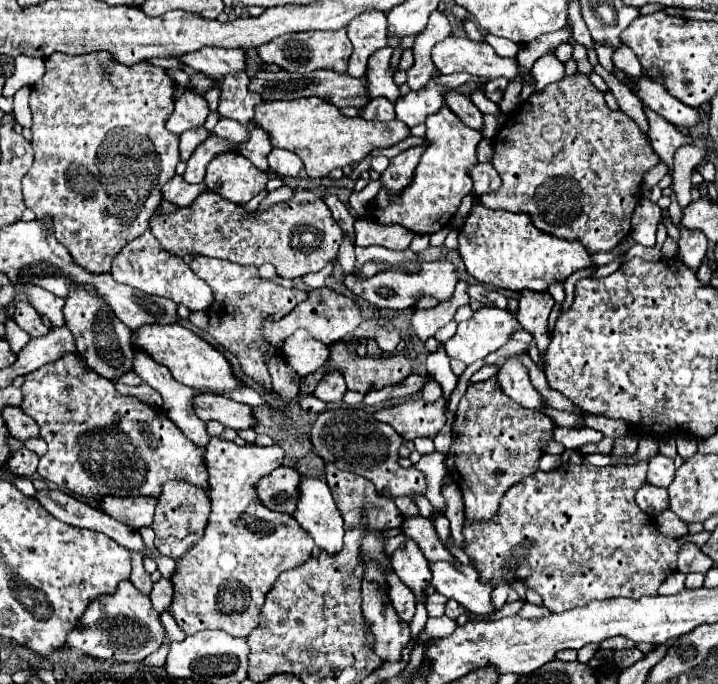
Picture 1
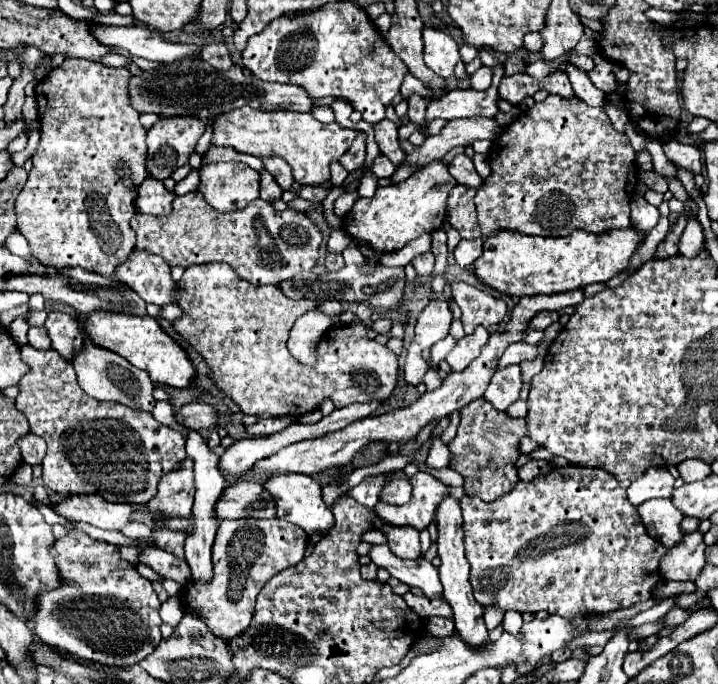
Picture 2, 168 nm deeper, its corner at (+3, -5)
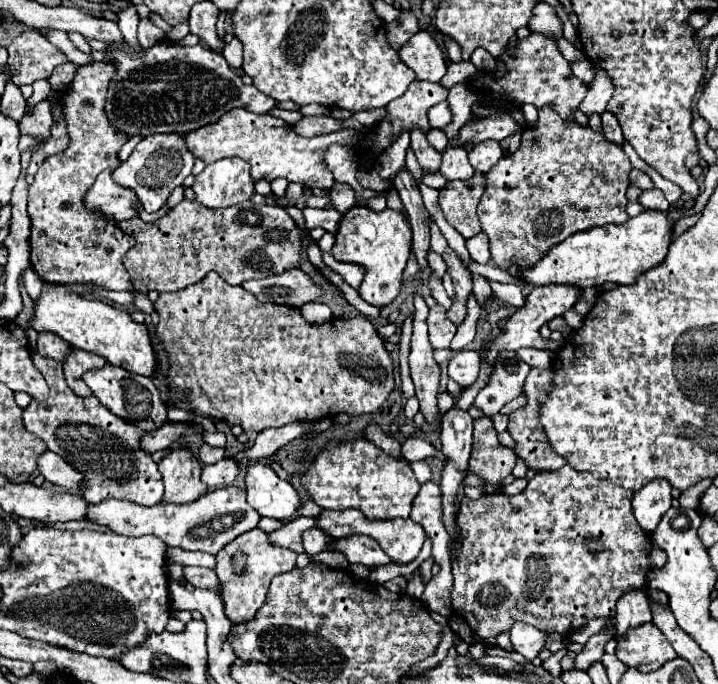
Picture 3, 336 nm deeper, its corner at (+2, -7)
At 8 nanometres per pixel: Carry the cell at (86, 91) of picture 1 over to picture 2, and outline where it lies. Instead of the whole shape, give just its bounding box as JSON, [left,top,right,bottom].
[16,59,148,277]

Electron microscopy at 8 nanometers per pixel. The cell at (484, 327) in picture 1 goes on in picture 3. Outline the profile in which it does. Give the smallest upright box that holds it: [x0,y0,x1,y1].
[447,351,479,387]

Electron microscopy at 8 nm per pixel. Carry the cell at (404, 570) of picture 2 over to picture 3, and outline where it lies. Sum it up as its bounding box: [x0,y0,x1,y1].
[329,535,391,567]

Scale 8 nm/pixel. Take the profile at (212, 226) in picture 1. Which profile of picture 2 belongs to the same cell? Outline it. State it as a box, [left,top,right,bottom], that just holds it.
[132,191,322,285]

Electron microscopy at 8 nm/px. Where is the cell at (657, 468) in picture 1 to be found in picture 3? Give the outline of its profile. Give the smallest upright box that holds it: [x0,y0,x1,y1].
[633,481,671,535]

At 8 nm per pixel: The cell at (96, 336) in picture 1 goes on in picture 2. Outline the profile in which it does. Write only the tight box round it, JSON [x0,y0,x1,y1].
[72,337,154,411]

